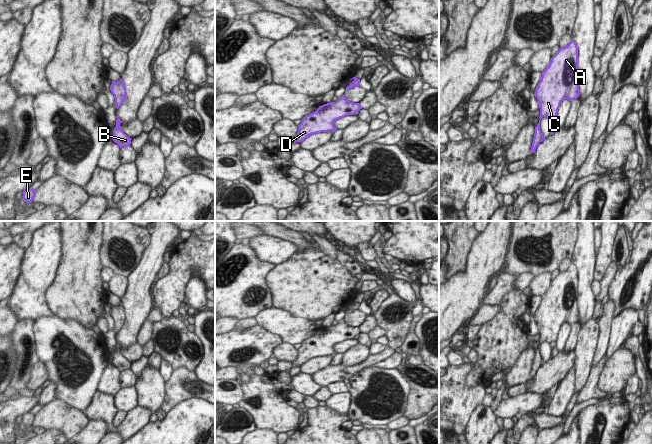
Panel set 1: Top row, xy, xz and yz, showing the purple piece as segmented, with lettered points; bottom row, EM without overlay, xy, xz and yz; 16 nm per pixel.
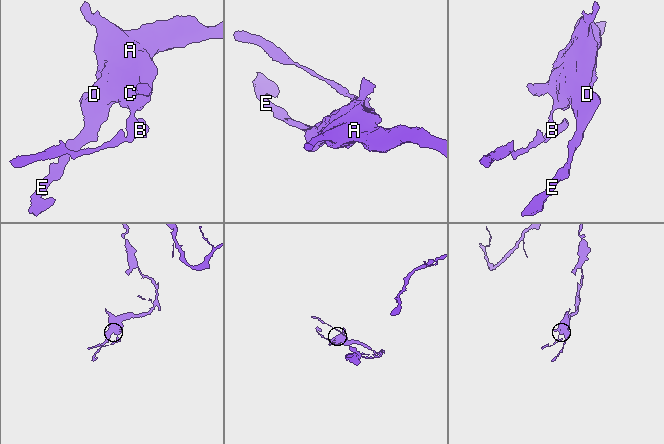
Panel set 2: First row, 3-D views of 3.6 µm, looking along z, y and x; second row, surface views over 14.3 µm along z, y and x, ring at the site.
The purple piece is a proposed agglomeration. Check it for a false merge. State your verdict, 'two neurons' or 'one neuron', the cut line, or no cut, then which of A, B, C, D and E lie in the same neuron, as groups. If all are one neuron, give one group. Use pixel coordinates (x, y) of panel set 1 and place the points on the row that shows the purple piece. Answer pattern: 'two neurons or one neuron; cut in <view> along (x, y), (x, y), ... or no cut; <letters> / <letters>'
one neuron; no cut; A B C D E

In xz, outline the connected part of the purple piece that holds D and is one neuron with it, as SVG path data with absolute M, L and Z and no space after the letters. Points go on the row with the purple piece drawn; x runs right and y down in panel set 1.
M345 94L336 102L330 102L319 106L319 108L306 115L298 125L299 131L293 138L293 142L302 142L312 134L336 131L334 126L336 120L348 115L354 115L362 109L359 103L353 103L346 99Z

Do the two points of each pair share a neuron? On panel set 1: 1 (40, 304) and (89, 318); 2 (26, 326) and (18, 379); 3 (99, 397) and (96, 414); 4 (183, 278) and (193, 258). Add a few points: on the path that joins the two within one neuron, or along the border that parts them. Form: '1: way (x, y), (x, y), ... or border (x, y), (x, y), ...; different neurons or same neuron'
1: border (51, 284), (46, 292), (46, 299), (56, 316); different neurons
2: way (23, 339), (21, 366); same neuron
3: way (99, 401), (99, 408), (97, 410); same neuron
4: way (183, 273), (183, 268), (188, 263); same neuron

